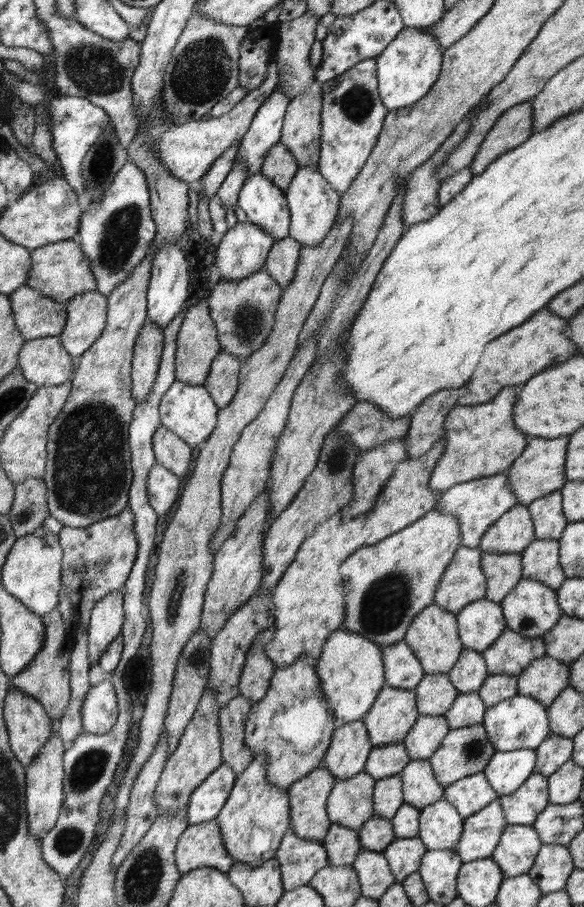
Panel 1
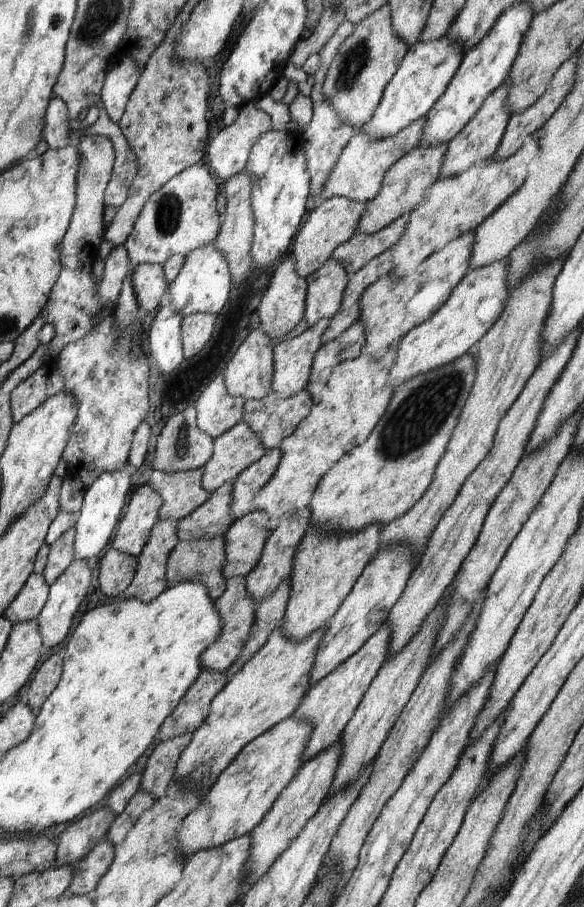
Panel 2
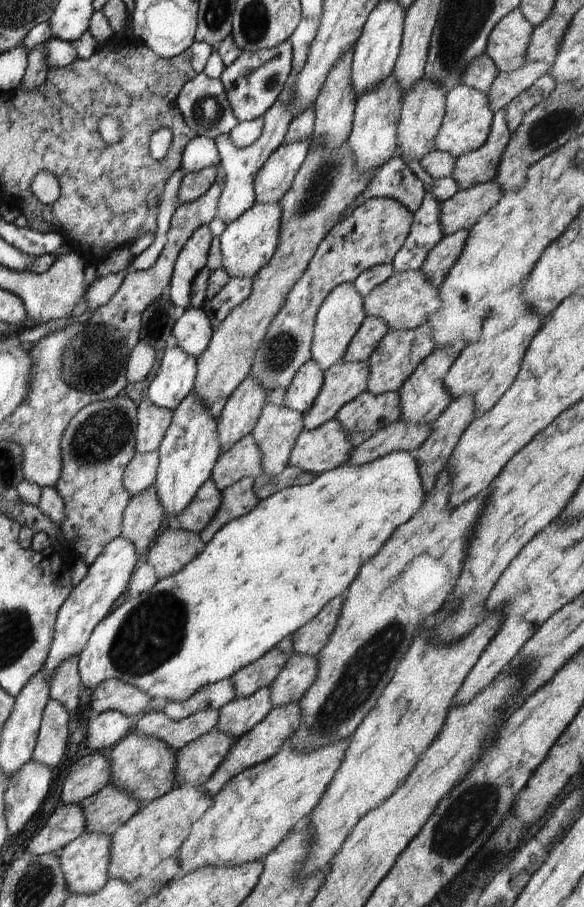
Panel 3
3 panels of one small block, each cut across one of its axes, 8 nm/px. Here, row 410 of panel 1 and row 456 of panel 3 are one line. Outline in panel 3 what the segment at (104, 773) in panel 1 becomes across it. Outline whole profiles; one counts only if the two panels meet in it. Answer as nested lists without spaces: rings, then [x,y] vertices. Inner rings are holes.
[[[159,452],[138,453],[126,466],[123,476],[124,488],[129,490],[131,496],[146,490],[157,477],[159,467]]]

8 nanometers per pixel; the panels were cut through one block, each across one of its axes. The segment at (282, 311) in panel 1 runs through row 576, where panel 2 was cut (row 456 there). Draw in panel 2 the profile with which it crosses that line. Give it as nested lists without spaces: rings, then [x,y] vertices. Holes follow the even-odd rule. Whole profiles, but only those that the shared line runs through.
[[[195,406],[194,408],[186,408],[184,412],[172,416],[160,432],[156,450],[154,450],[156,458],[152,462],[152,468],[155,471],[166,472],[166,474],[203,468],[212,458],[213,452],[214,438],[198,428]]]

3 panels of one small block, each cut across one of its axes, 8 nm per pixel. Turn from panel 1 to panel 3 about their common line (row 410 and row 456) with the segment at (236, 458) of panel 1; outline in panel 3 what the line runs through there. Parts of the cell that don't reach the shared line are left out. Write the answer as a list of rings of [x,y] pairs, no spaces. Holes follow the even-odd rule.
[[[266,402],[262,407],[251,435],[260,449],[264,473],[276,476],[288,466],[294,443],[304,430],[303,420],[302,413],[284,405]]]

